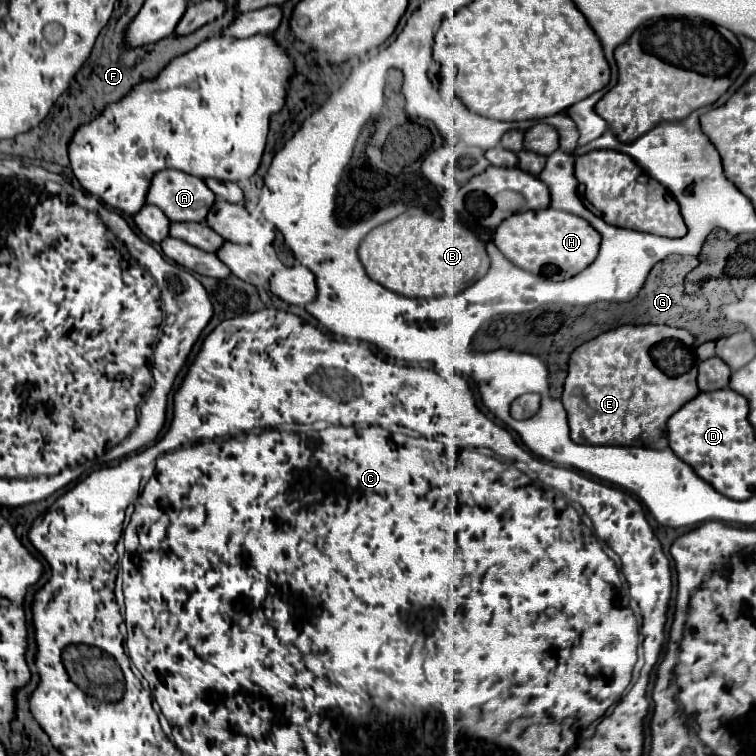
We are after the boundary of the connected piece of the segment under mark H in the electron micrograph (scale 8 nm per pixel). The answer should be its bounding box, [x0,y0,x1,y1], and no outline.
[493,207,601,281]

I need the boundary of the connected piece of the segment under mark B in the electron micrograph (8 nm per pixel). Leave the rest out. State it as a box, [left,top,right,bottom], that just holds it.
[359,207,489,297]

